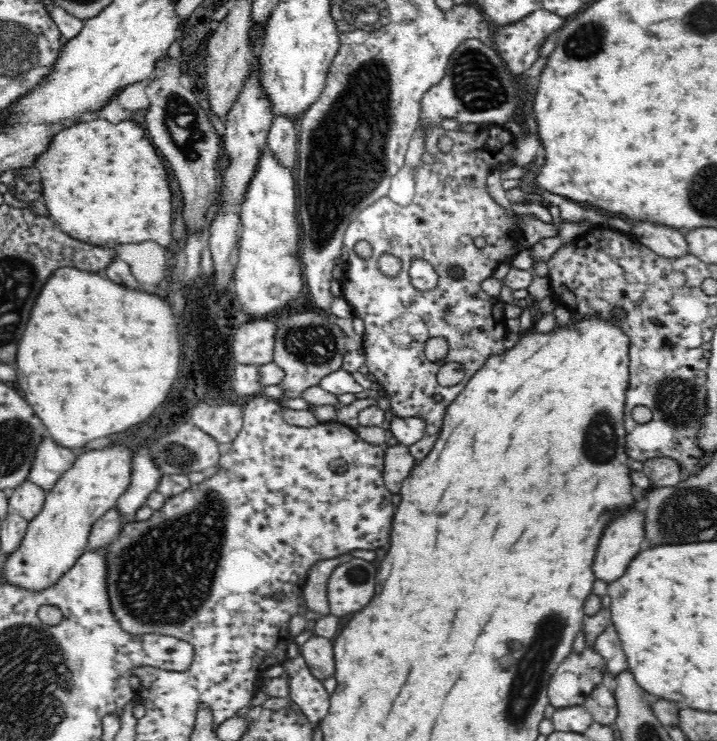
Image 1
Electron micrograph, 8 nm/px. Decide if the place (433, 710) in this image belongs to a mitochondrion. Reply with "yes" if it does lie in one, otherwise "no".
no

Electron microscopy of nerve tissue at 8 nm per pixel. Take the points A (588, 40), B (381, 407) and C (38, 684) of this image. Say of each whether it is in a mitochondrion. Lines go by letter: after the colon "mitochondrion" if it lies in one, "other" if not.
A: mitochondrion
B: other
C: mitochondrion

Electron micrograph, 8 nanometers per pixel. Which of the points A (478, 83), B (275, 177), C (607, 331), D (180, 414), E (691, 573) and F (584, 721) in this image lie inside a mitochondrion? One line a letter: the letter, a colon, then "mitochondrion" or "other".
A: mitochondrion
B: other
C: other
D: other
E: other
F: other

